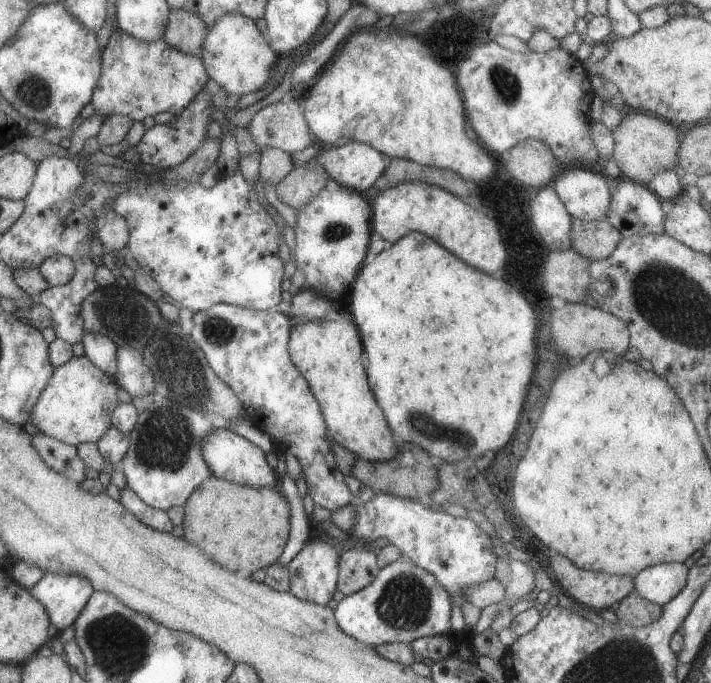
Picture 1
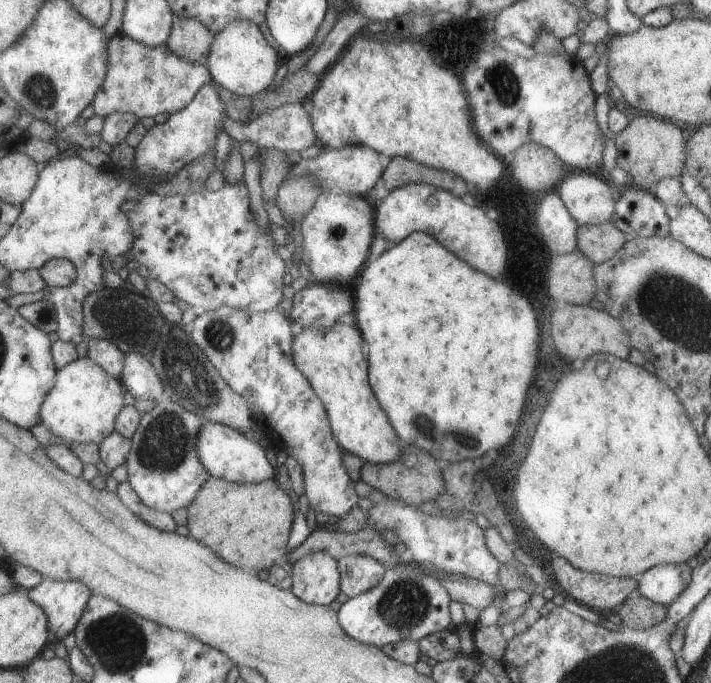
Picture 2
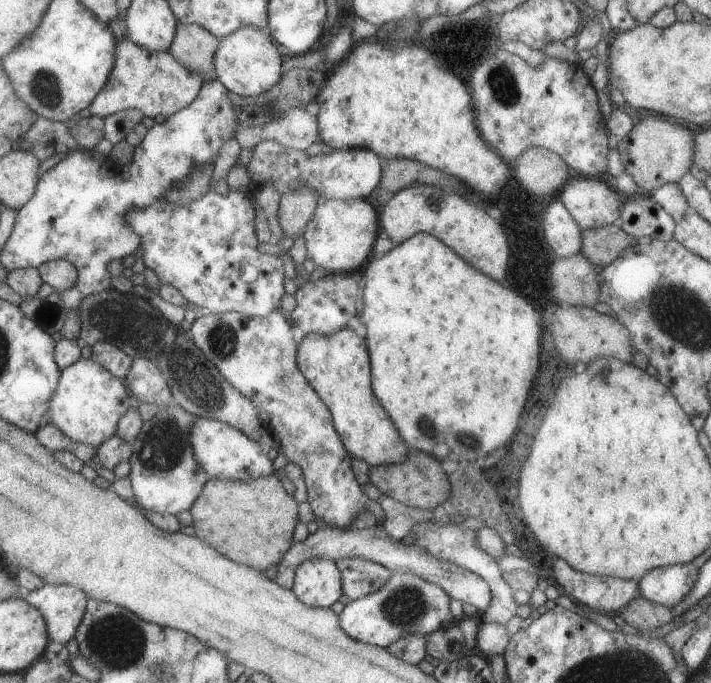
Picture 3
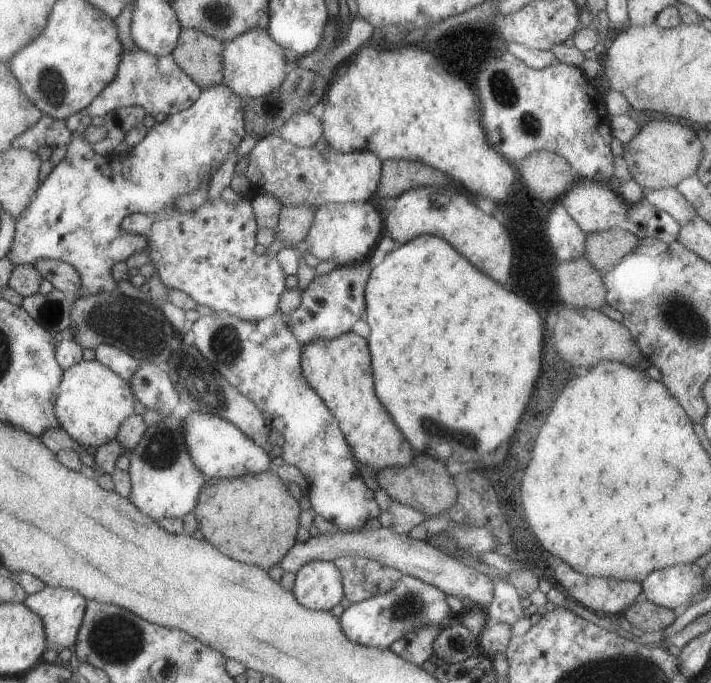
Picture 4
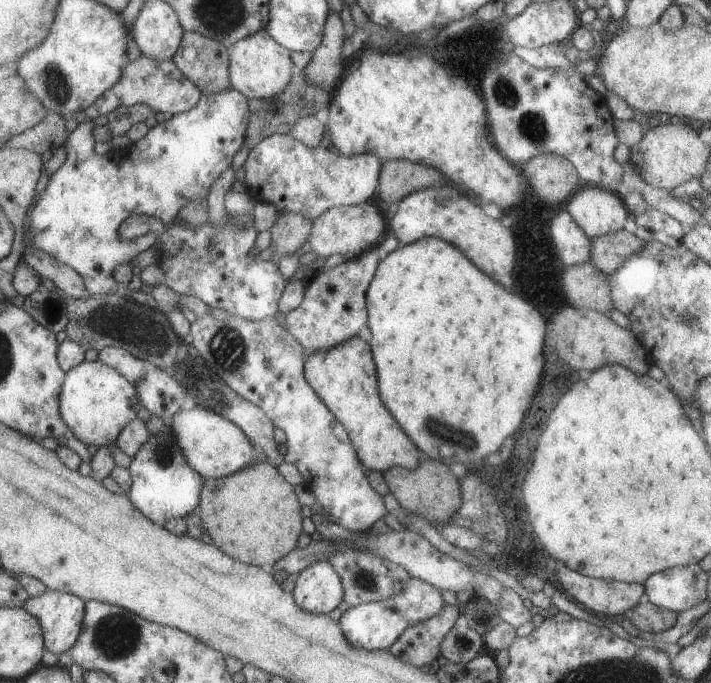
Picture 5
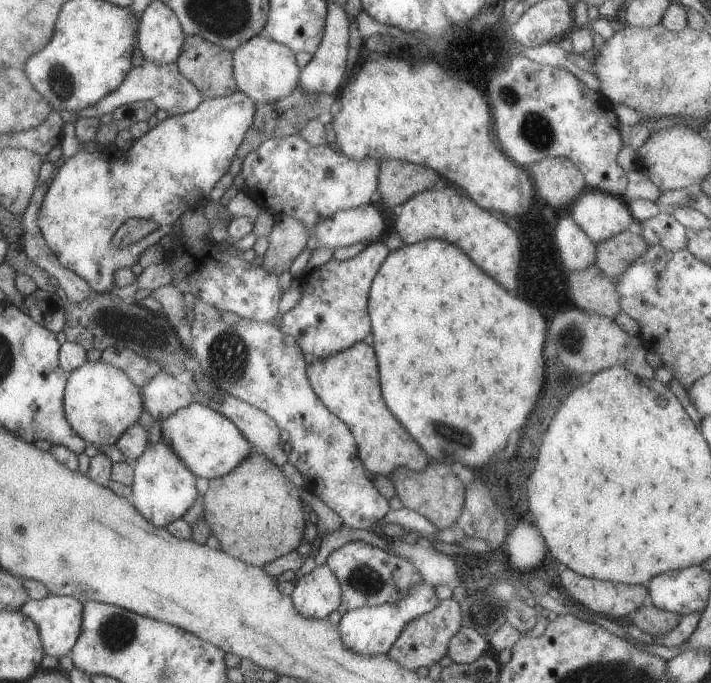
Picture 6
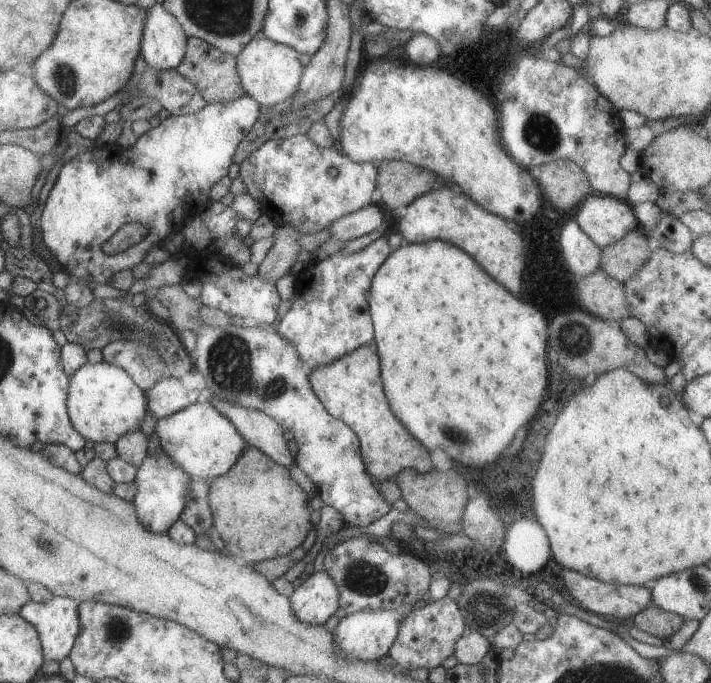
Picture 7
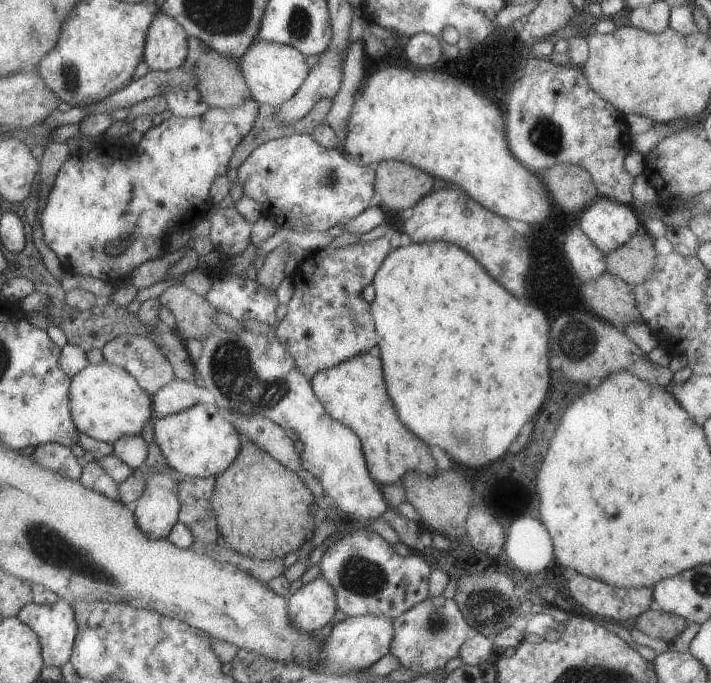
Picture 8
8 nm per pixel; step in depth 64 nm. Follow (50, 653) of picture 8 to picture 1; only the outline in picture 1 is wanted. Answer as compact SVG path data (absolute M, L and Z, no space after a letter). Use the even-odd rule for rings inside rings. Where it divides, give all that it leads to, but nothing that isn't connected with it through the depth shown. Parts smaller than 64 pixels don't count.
M45 572L28 592L45 608L52 630L62 631L79 616L93 588L85 576Z

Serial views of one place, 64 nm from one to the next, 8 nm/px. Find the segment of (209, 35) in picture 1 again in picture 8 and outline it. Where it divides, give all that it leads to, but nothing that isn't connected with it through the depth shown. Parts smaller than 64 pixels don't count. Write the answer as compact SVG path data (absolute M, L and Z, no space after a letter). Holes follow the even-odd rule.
M255 40L240 56L238 67L252 94L252 99L259 105L265 103L278 107L282 102L291 98L305 80L310 69L305 63L306 57L289 45Z

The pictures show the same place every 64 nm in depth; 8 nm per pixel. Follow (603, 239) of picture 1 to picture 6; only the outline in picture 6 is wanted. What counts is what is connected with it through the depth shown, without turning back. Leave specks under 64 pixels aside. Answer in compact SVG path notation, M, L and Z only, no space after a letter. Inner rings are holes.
M623 231L606 241L595 243L596 259L594 264L612 280L620 274L639 256L649 245L641 235Z

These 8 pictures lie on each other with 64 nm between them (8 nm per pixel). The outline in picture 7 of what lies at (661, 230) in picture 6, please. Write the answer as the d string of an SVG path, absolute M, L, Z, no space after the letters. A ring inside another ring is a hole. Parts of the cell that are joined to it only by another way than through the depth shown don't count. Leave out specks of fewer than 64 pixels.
M667 212L661 214L654 230L644 230L649 242L658 248L665 248L673 254L690 251L695 236L678 218Z

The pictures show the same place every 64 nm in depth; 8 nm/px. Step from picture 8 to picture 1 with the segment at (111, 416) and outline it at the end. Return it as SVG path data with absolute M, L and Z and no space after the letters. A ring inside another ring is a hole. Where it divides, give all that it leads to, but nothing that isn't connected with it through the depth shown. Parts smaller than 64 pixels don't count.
M84 355L72 357L66 364L52 370L47 386L33 406L30 423L43 435L65 445L97 443L112 426L112 411L120 404L117 399L118 386L112 376L98 370Z

